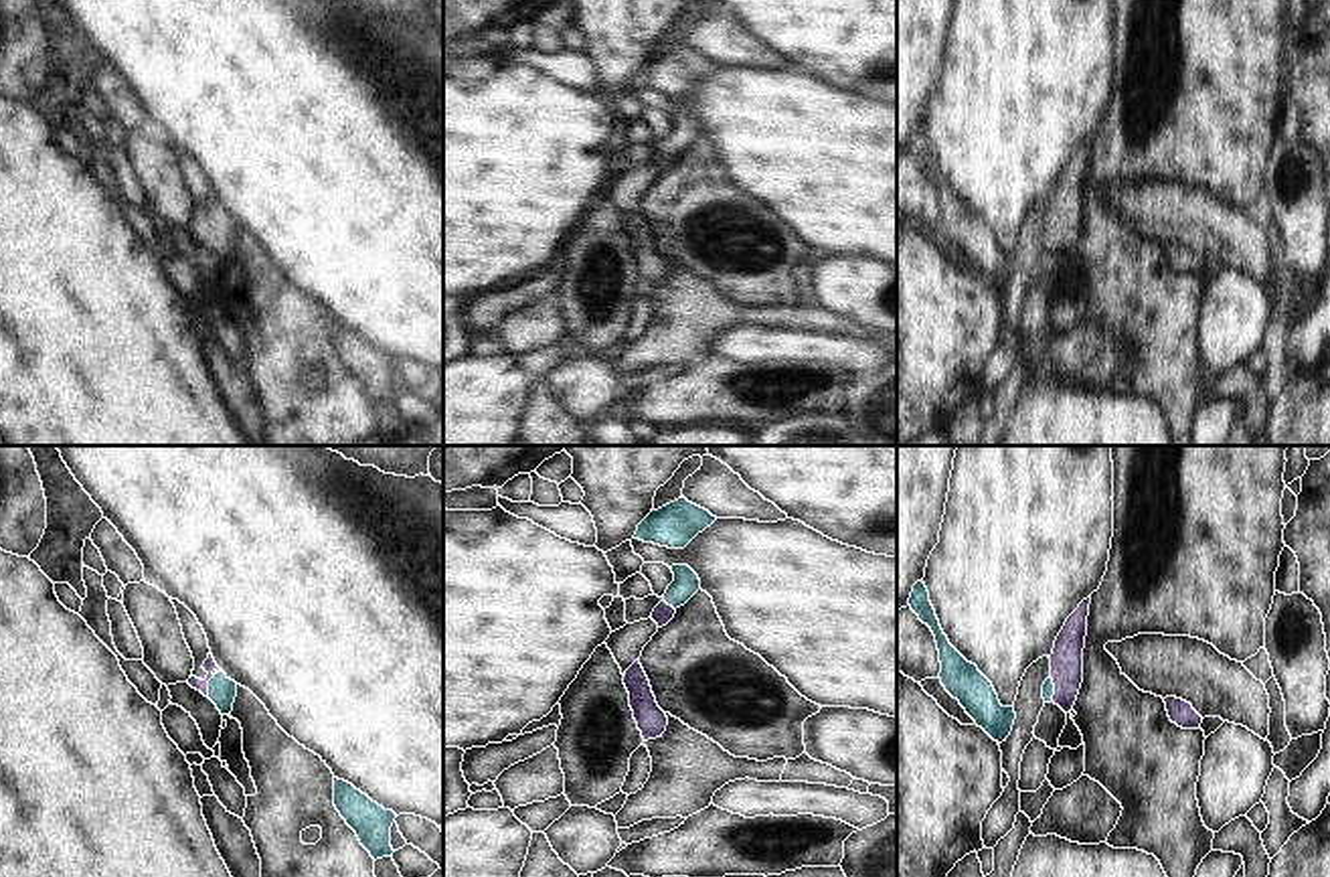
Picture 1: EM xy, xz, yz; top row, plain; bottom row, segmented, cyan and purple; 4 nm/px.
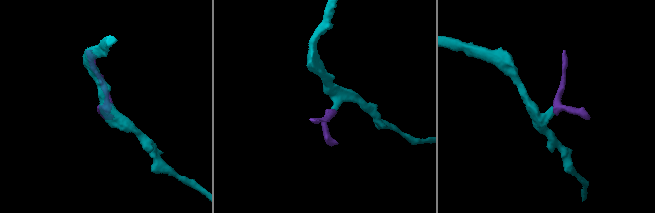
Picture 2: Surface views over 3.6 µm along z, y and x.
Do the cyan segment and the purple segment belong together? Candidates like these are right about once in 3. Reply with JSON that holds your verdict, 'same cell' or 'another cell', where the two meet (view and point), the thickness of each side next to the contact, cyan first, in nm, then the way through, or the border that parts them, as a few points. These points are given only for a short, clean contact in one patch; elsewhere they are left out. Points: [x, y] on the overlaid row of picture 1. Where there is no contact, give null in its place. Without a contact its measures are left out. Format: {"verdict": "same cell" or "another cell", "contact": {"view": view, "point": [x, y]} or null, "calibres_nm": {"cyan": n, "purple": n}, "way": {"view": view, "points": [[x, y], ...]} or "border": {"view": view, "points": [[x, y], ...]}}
{"verdict": "same cell", "contact": {"view": "xy", "point": [209, 683]}, "calibres_nm": {"cyan": 110, "purple": 50}, "way": {"view": "xy", "points": [[221, 691], [209, 683], [209, 665]]}}

